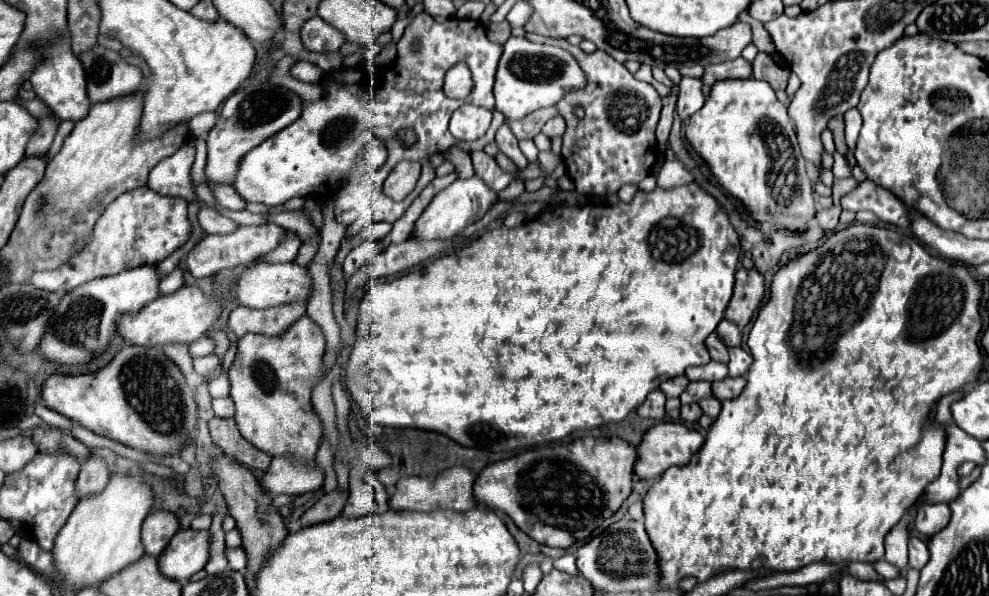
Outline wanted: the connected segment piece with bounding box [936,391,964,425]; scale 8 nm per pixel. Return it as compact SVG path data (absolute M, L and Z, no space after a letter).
M955 392L941 398L937 404L936 421L940 424L947 425L952 419L950 406L953 402L961 399L964 396L964 392Z

